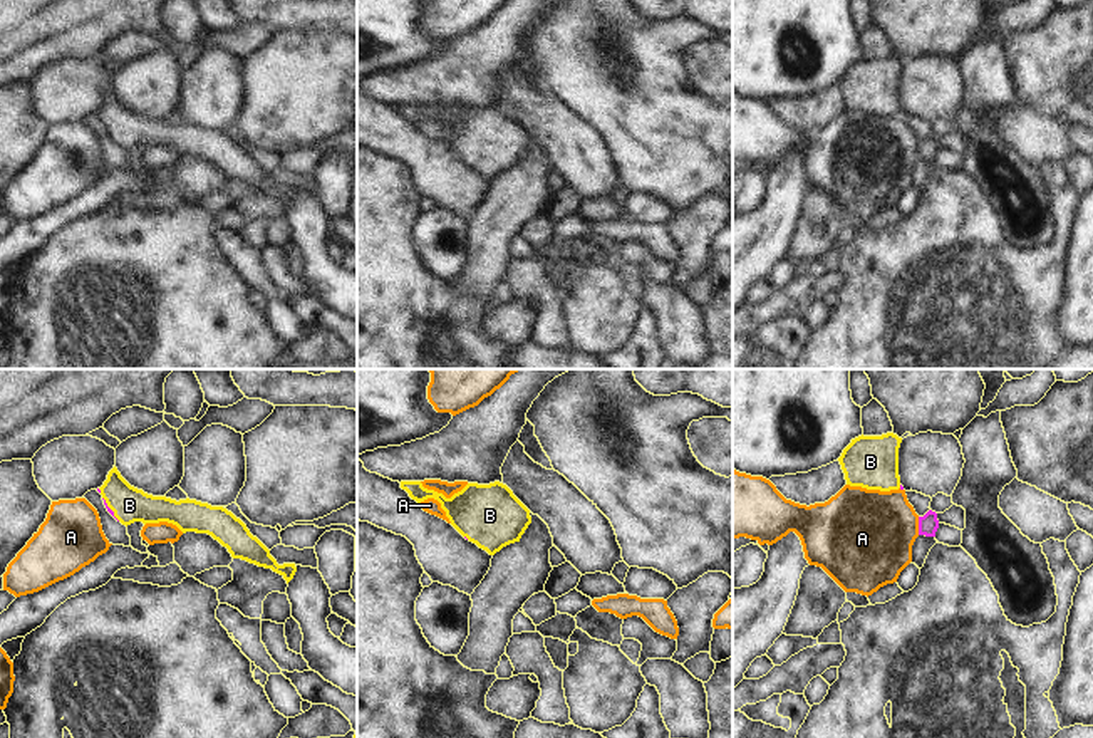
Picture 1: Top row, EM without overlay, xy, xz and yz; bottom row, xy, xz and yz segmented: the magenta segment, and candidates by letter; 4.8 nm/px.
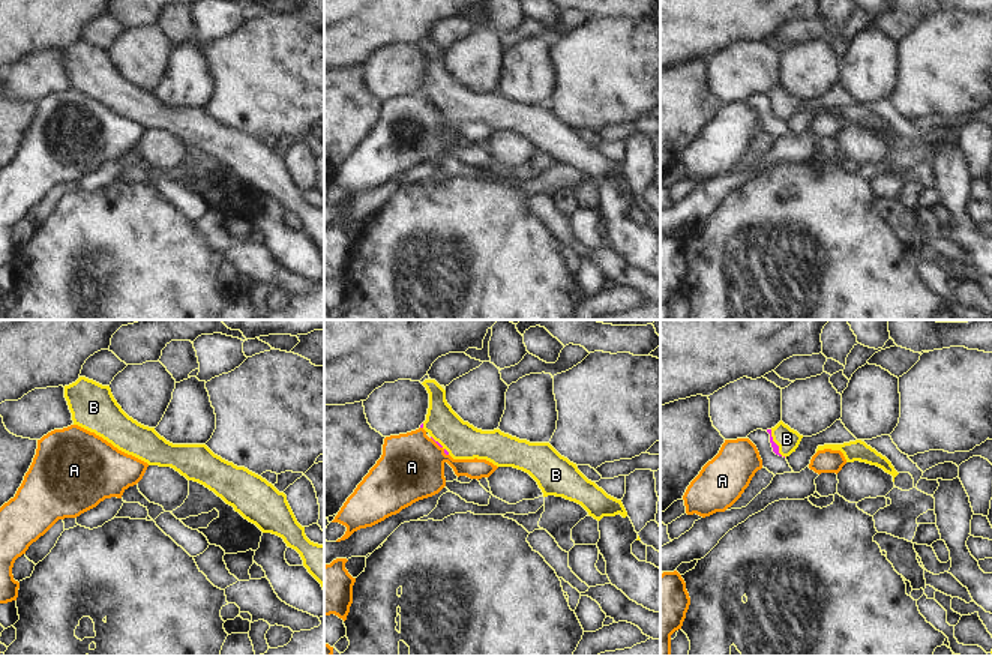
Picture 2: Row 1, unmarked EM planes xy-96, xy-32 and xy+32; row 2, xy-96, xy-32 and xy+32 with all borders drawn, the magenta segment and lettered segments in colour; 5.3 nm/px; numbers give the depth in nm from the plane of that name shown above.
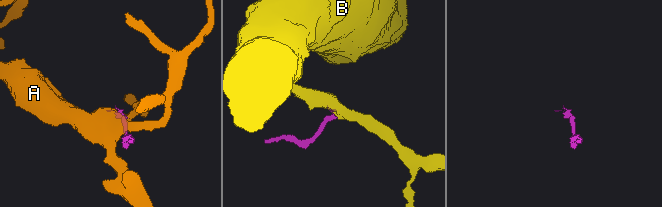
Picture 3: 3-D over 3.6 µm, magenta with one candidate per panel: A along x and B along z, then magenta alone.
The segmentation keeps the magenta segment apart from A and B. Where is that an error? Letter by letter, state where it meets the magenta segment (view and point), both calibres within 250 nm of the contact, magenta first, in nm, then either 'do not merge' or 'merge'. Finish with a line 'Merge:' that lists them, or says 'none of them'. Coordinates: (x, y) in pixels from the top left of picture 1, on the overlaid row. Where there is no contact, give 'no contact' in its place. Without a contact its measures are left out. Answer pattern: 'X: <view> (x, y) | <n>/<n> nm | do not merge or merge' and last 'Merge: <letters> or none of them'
A: yz (919, 525) | 100/440 nm | do not merge
B: xy (109, 509) | 20/170 nm | merge
Merge: B

